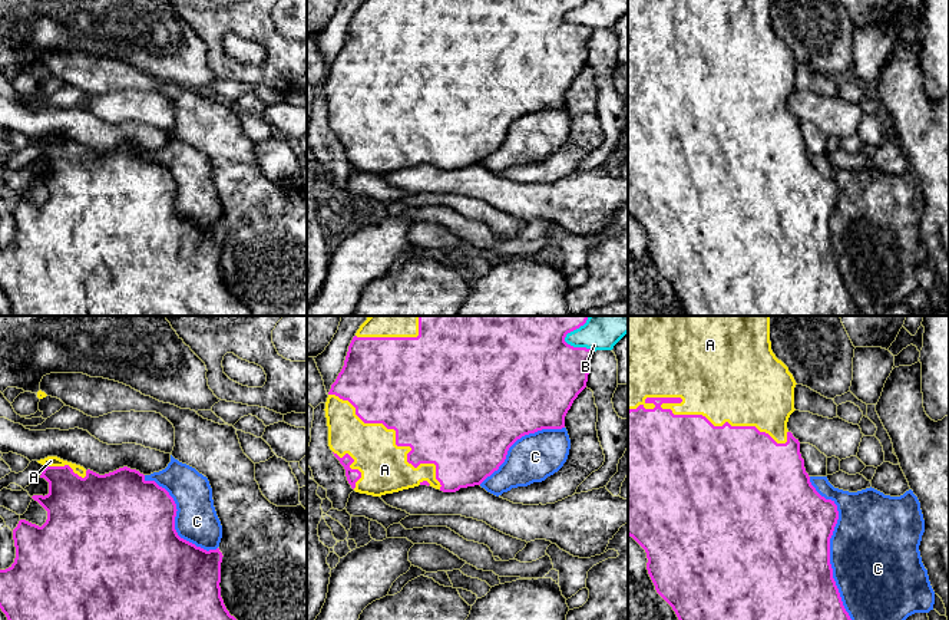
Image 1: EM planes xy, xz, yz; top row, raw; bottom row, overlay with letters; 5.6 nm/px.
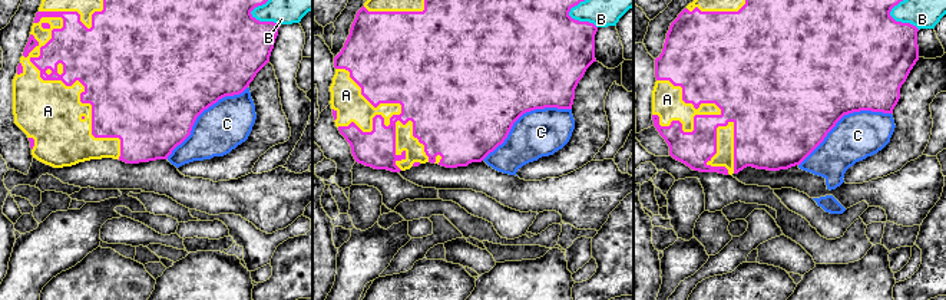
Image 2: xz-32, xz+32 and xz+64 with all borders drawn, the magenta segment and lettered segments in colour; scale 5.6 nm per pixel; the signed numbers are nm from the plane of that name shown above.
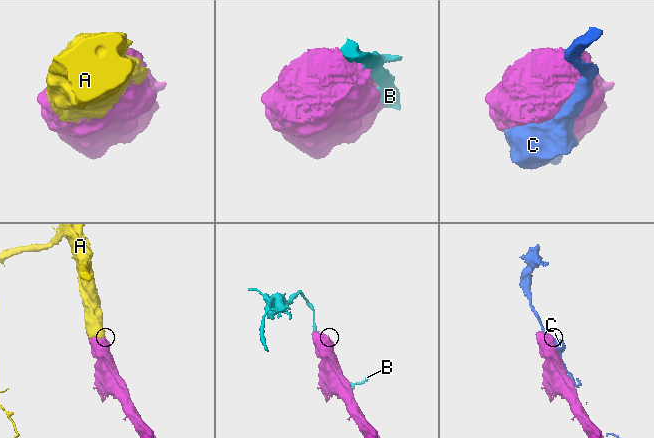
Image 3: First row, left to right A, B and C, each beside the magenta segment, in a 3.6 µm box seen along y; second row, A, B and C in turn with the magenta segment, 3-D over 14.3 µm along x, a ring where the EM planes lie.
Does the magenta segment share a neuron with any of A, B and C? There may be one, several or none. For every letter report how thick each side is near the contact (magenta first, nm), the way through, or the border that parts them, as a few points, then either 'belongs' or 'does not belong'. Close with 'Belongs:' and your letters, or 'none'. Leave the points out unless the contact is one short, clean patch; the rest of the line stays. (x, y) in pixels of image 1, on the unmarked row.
A: 500/420 nm | belongs
B: 440/160 nm | does not belong
C: 500/500 nm | does not belong
Belongs: A

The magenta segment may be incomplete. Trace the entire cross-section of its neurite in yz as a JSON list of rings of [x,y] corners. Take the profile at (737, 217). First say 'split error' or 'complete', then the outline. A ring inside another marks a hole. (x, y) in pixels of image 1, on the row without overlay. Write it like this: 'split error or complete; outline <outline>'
split error; outline [[[628,0],[628,214],[647,231],[647,248],[657,271],[675,290],[687,316],[860,316],[846,290],[830,243],[830,217],[839,198],[837,184],[821,175],[810,161],[800,132],[800,121],[787,108],[794,88],[796,59],[776,36],[770,20],[770,0]]]

